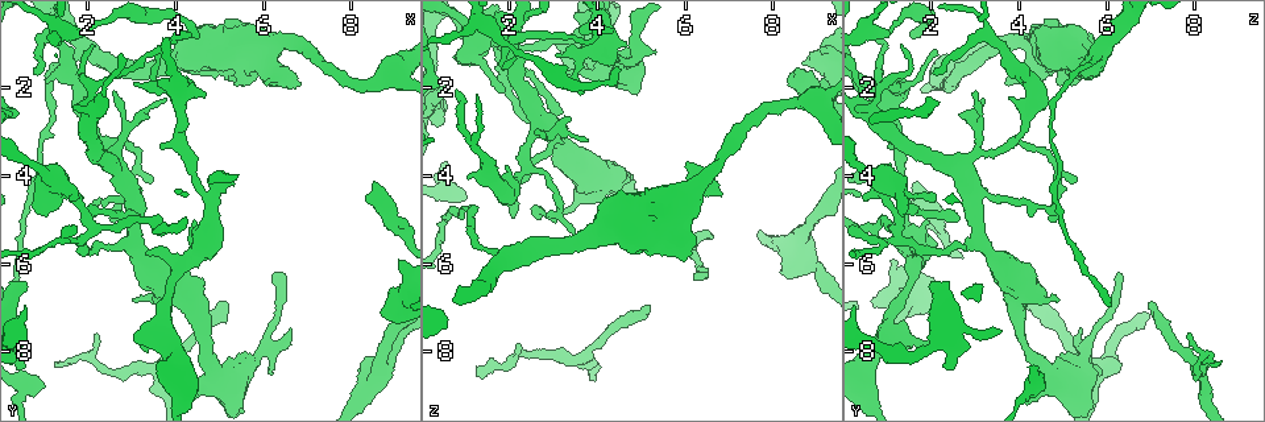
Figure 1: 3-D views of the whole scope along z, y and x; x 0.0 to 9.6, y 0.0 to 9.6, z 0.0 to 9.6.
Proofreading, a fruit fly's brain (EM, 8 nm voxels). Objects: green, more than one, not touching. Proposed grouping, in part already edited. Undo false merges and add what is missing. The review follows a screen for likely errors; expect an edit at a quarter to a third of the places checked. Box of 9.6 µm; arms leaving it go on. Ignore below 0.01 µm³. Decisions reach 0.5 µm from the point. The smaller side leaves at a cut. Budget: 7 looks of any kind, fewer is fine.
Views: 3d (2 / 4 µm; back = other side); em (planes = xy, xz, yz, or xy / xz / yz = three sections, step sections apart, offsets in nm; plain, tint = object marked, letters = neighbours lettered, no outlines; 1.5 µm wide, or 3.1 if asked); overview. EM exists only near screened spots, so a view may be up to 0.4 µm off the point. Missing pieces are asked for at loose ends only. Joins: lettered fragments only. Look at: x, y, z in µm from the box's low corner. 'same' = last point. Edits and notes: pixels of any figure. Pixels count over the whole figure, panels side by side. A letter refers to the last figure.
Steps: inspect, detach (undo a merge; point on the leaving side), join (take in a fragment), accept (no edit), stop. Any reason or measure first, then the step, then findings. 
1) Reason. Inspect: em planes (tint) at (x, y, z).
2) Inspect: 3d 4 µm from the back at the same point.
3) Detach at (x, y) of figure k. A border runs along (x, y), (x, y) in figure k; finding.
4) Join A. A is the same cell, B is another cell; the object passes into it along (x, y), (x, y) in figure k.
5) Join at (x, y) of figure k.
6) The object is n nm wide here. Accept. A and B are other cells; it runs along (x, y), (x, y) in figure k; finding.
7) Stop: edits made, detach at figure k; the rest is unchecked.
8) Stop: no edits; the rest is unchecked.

Free end. Inspect: em planes (letters) at (4.50, 0.60, 4.40).

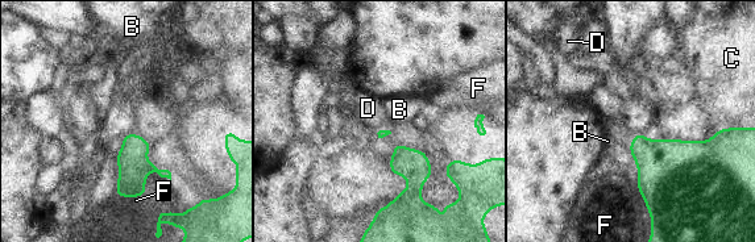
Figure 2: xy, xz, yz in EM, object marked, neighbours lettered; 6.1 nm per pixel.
Join D. D is the same cell, B, C and F are other cells; the neuron continues.

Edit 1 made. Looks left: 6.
Branch stops here. Inspect: 3d 4 µm at (3.80, 2.25, 3.25).

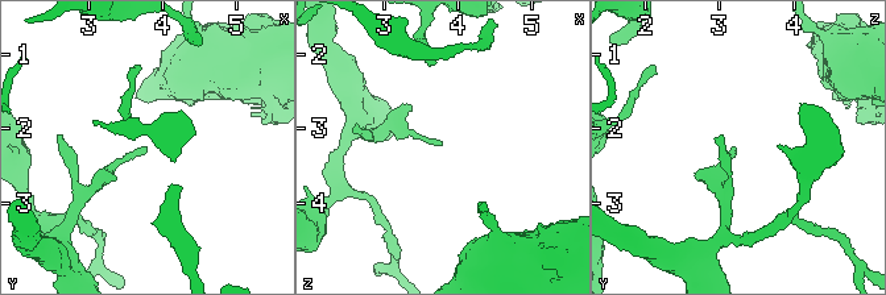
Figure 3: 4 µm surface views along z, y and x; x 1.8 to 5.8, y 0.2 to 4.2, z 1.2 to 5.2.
Shape alone is not enough. Inspect: em planes (letters) at (3.85, 2.25, 3.20).

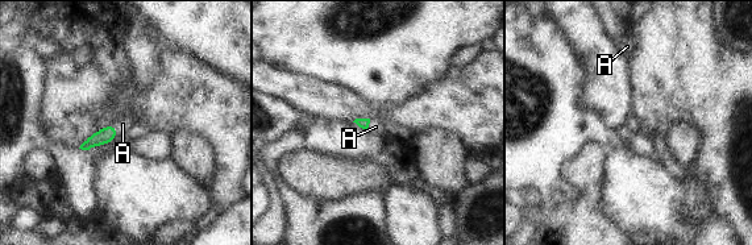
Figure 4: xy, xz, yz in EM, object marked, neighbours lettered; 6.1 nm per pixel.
Join A. A is the same cell; the object passes into it along (108, 133), (115, 129), (123, 124) in figure 4; the neuron continues.

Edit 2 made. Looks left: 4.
Inspect: overview.

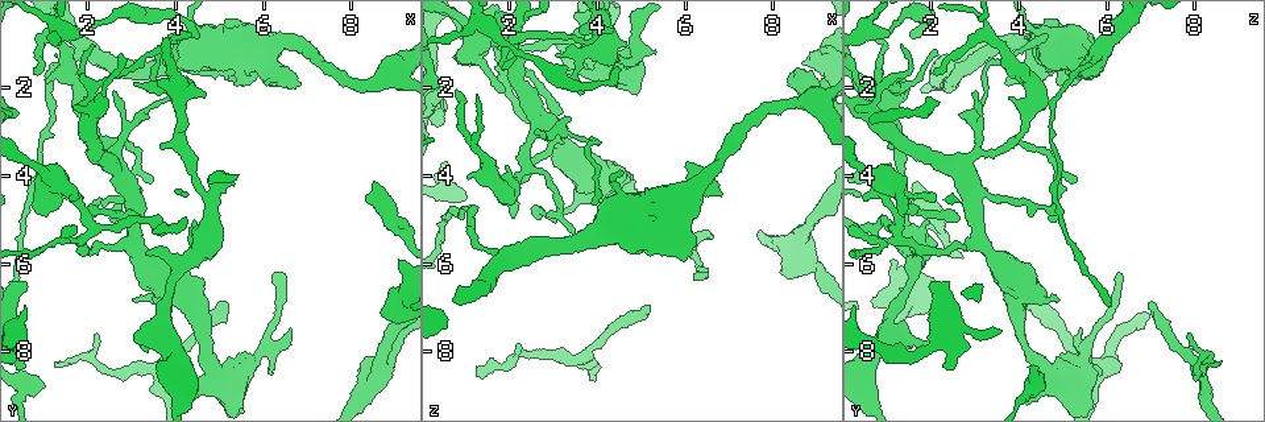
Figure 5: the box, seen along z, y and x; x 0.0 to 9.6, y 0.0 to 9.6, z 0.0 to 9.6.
Inspect: em xz step 4 (tint) at (3.60, 8.35, 8.25).

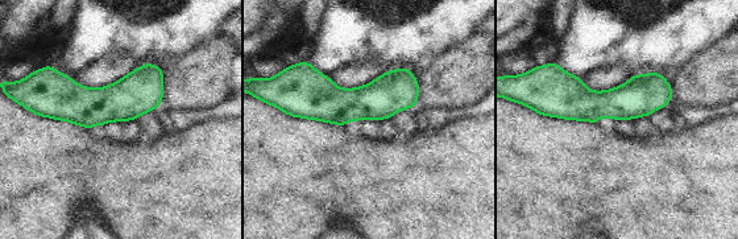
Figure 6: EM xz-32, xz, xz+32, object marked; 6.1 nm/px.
Inspect: em planes (letters) at the same point.

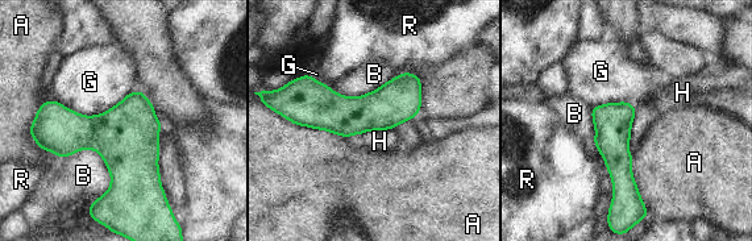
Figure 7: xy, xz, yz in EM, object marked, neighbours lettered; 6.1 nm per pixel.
Accept. A, B, G, H and R are other cells; it runs along (418, 82), (378, 111), (295, 119) in figure 7; continuous, no second neuron.

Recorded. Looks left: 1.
Stop: edits made, join at figure 2, join at figure 4; the rest is unchecked.

